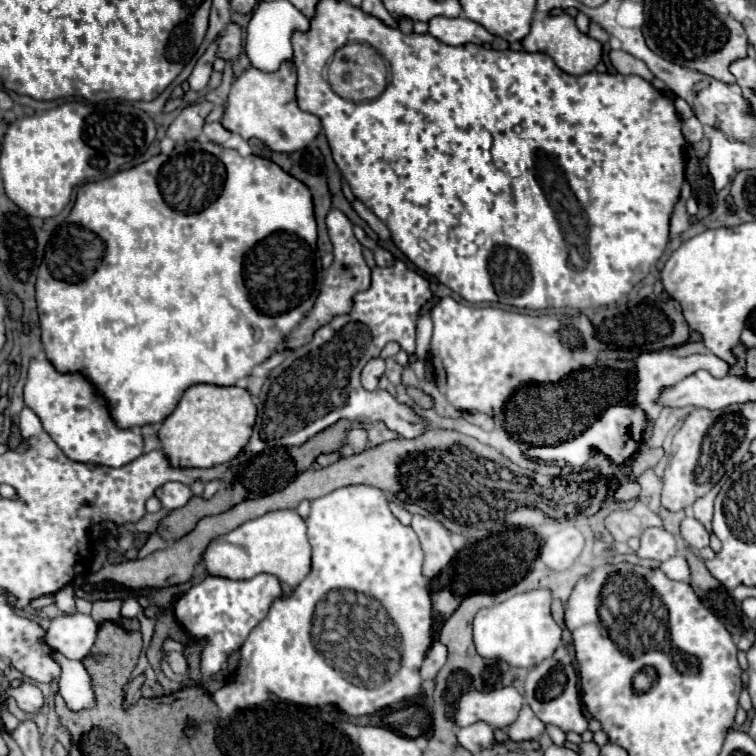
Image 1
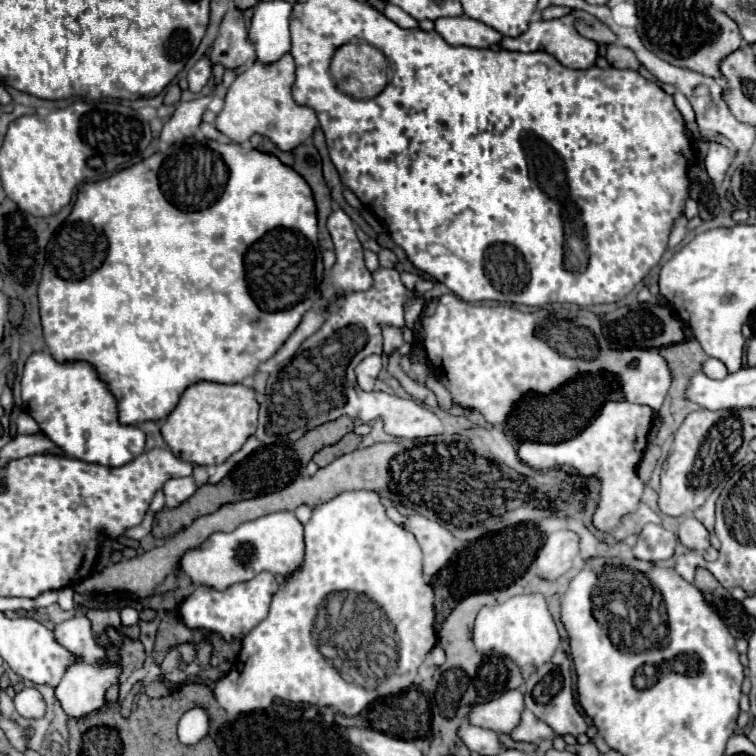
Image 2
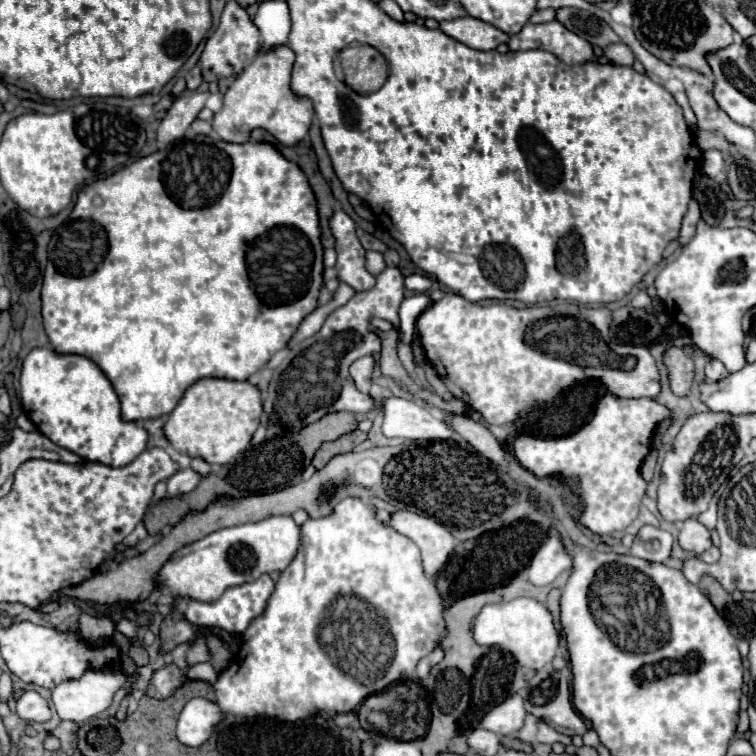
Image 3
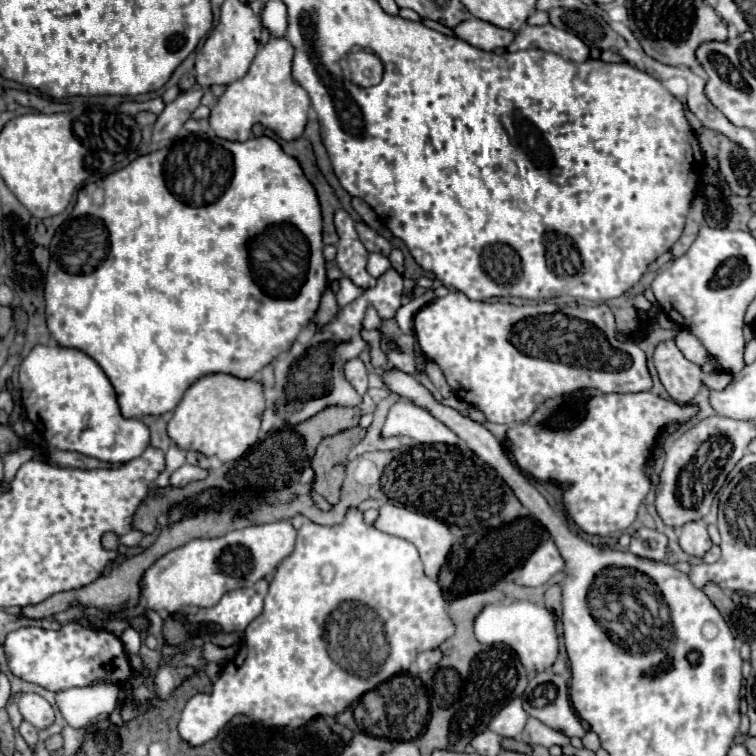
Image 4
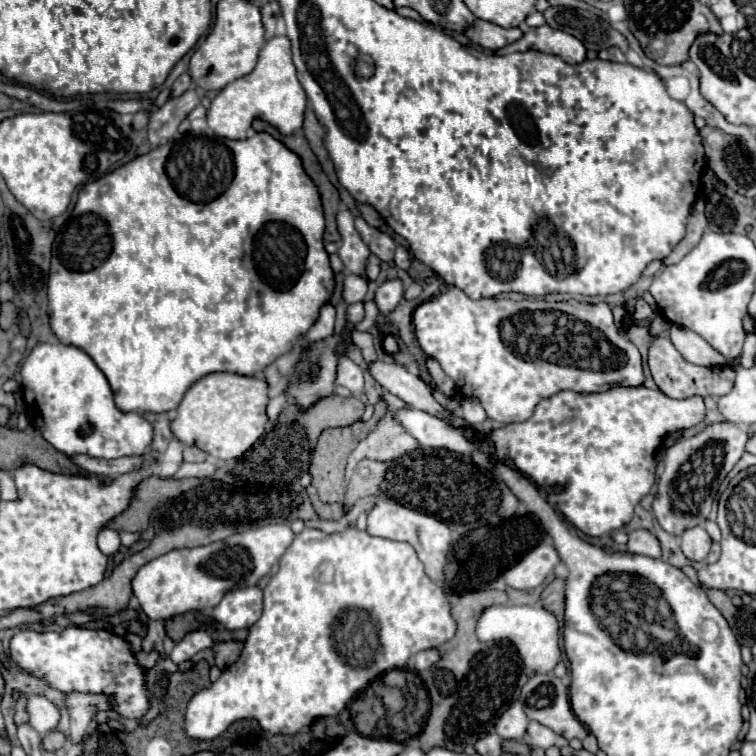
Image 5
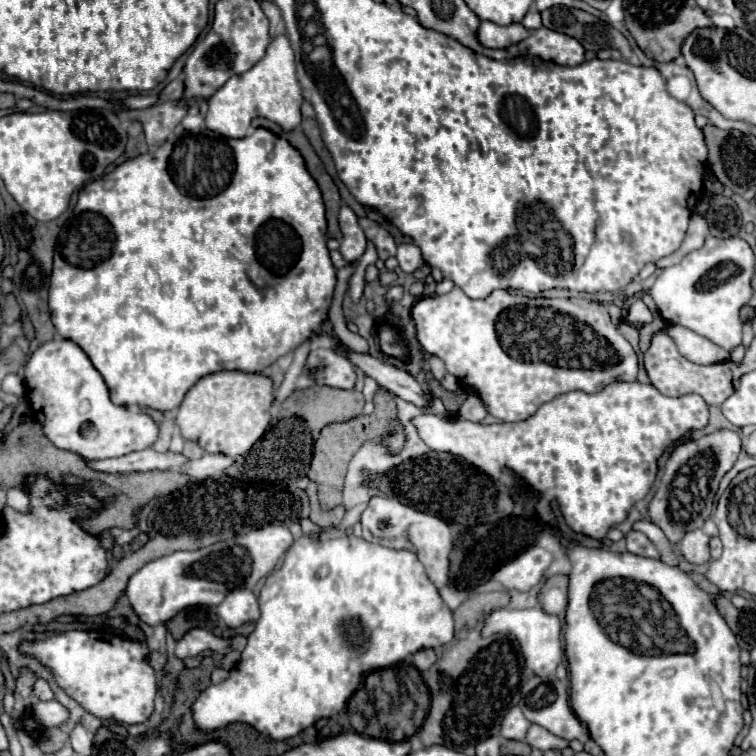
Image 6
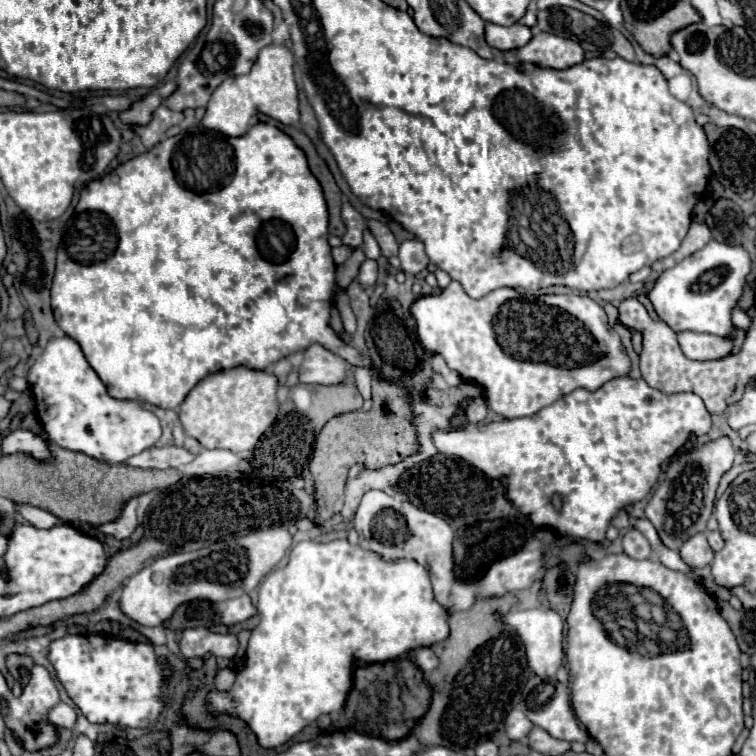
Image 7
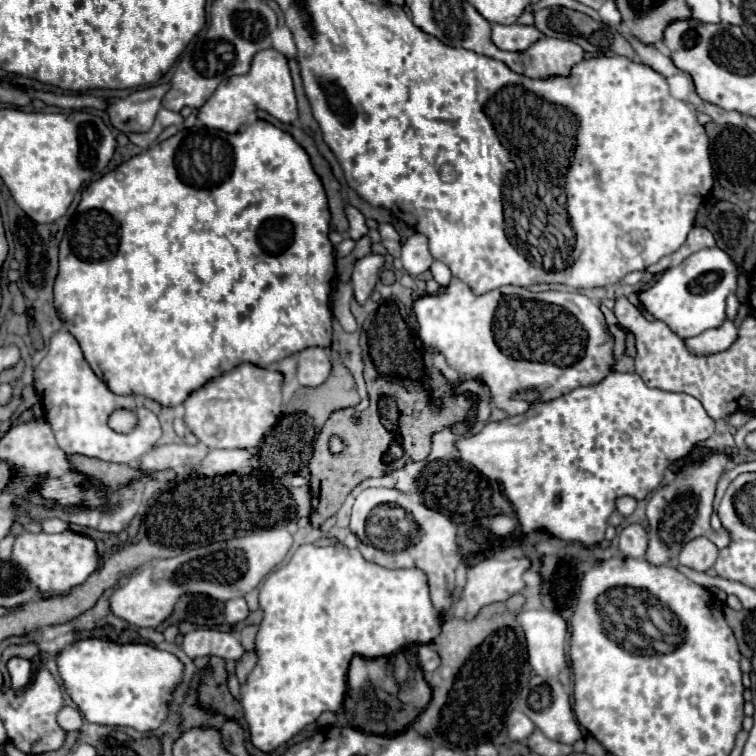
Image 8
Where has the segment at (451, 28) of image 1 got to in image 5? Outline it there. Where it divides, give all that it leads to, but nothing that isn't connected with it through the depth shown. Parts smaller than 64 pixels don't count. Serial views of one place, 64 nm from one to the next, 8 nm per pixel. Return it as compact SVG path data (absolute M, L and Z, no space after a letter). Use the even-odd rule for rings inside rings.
M474 20L472 28L468 28L466 38L484 48L484 50L498 50L502 46L508 46L516 40L522 38L522 30L520 28L502 28L498 24L486 22L486 20Z

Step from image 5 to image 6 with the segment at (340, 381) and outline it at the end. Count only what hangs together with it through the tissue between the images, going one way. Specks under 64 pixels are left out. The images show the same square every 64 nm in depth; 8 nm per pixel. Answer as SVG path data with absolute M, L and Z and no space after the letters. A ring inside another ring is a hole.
M314 348L306 360L308 376L332 388L354 388L356 374L354 366L342 354L326 348Z

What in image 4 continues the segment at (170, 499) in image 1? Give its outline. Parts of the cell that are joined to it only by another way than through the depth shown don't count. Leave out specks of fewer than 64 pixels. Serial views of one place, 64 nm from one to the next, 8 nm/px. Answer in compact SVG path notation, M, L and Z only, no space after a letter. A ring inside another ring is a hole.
M184 464L170 476L170 484L172 486L186 486L192 480L204 480L208 474L210 474L210 470L204 470L200 466L192 466L192 464Z

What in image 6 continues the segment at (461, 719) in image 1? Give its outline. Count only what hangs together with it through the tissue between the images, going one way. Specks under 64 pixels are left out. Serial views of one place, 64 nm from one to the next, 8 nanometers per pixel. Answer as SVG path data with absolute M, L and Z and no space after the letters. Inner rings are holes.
M512 708L504 720L502 720L502 736L510 738L510 740L524 740L526 732L530 728L530 722L526 720L526 716L522 714L520 708Z

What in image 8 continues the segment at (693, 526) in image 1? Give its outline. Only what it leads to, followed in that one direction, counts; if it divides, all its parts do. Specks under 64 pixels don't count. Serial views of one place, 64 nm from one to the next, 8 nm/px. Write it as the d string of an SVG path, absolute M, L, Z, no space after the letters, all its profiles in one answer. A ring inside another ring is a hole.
M700 536L700 538L696 538L696 540L690 540L690 542L682 548L682 552L680 552L680 556L678 556L678 562L680 562L682 566L692 568L692 570L708 572L708 570L714 566L716 558L718 558L718 548L716 548L716 544L712 544L706 536Z

